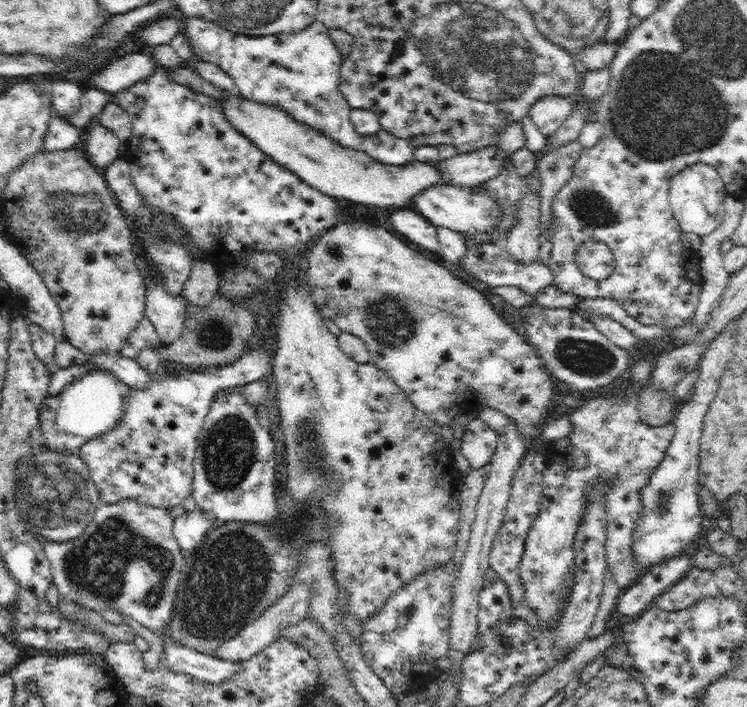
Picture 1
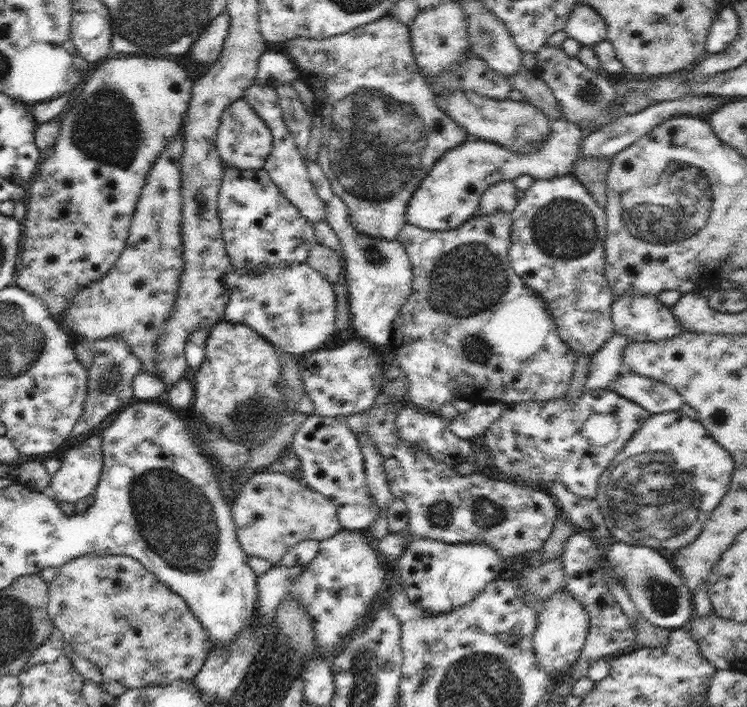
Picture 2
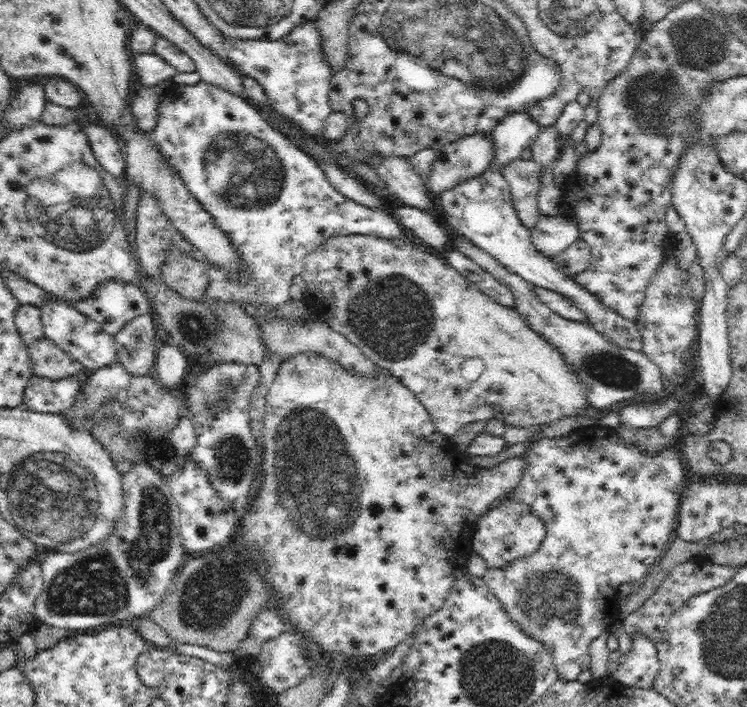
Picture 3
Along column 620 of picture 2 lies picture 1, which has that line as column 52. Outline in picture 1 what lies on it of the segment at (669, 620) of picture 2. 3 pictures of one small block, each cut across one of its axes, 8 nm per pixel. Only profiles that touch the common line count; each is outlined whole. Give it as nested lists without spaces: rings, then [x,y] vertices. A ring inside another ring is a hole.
[[[126,498],[126,500],[120,500],[120,502],[116,502],[116,504],[101,504],[100,508],[96,510],[94,513],[94,518],[92,518],[92,522],[86,526],[84,532],[78,536],[78,538],[74,538],[74,540],[68,540],[66,542],[54,542],[54,541],[44,541],[43,549],[45,552],[45,556],[48,557],[49,560],[49,569],[52,573],[53,584],[56,585],[58,589],[59,596],[61,598],[65,598],[65,600],[71,600],[84,608],[89,608],[90,610],[95,610],[96,612],[102,613],[102,610],[106,610],[106,608],[111,608],[112,610],[117,610],[120,613],[127,615],[129,618],[135,619],[137,622],[142,624],[142,626],[146,626],[153,632],[158,633],[165,641],[164,644],[164,652],[160,658],[160,663],[164,663],[168,669],[172,671],[176,671],[176,673],[186,673],[192,676],[195,676],[196,679],[200,681],[204,681],[206,683],[212,684],[220,684],[221,682],[227,681],[229,676],[232,676],[241,666],[239,666],[240,661],[231,661],[226,659],[221,659],[220,657],[216,657],[215,655],[209,655],[204,653],[199,653],[194,649],[190,649],[188,647],[184,647],[180,645],[178,642],[172,641],[169,637],[169,632],[167,632],[169,618],[172,614],[173,604],[179,589],[179,578],[180,570],[182,570],[182,566],[184,566],[184,558],[182,558],[182,550],[180,548],[179,542],[176,540],[174,533],[172,532],[172,524],[174,523],[174,517],[170,515],[171,510],[164,508],[155,508],[154,506],[149,506],[148,504],[143,504],[142,502],[137,502],[132,498]]]

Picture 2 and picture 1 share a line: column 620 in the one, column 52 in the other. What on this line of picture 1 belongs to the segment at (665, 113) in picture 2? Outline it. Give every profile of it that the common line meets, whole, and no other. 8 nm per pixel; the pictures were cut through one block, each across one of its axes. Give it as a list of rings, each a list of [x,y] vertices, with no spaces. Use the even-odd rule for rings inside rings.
[[[53,113],[43,140],[43,150],[52,152],[72,148],[81,140],[80,133],[79,127]]]

